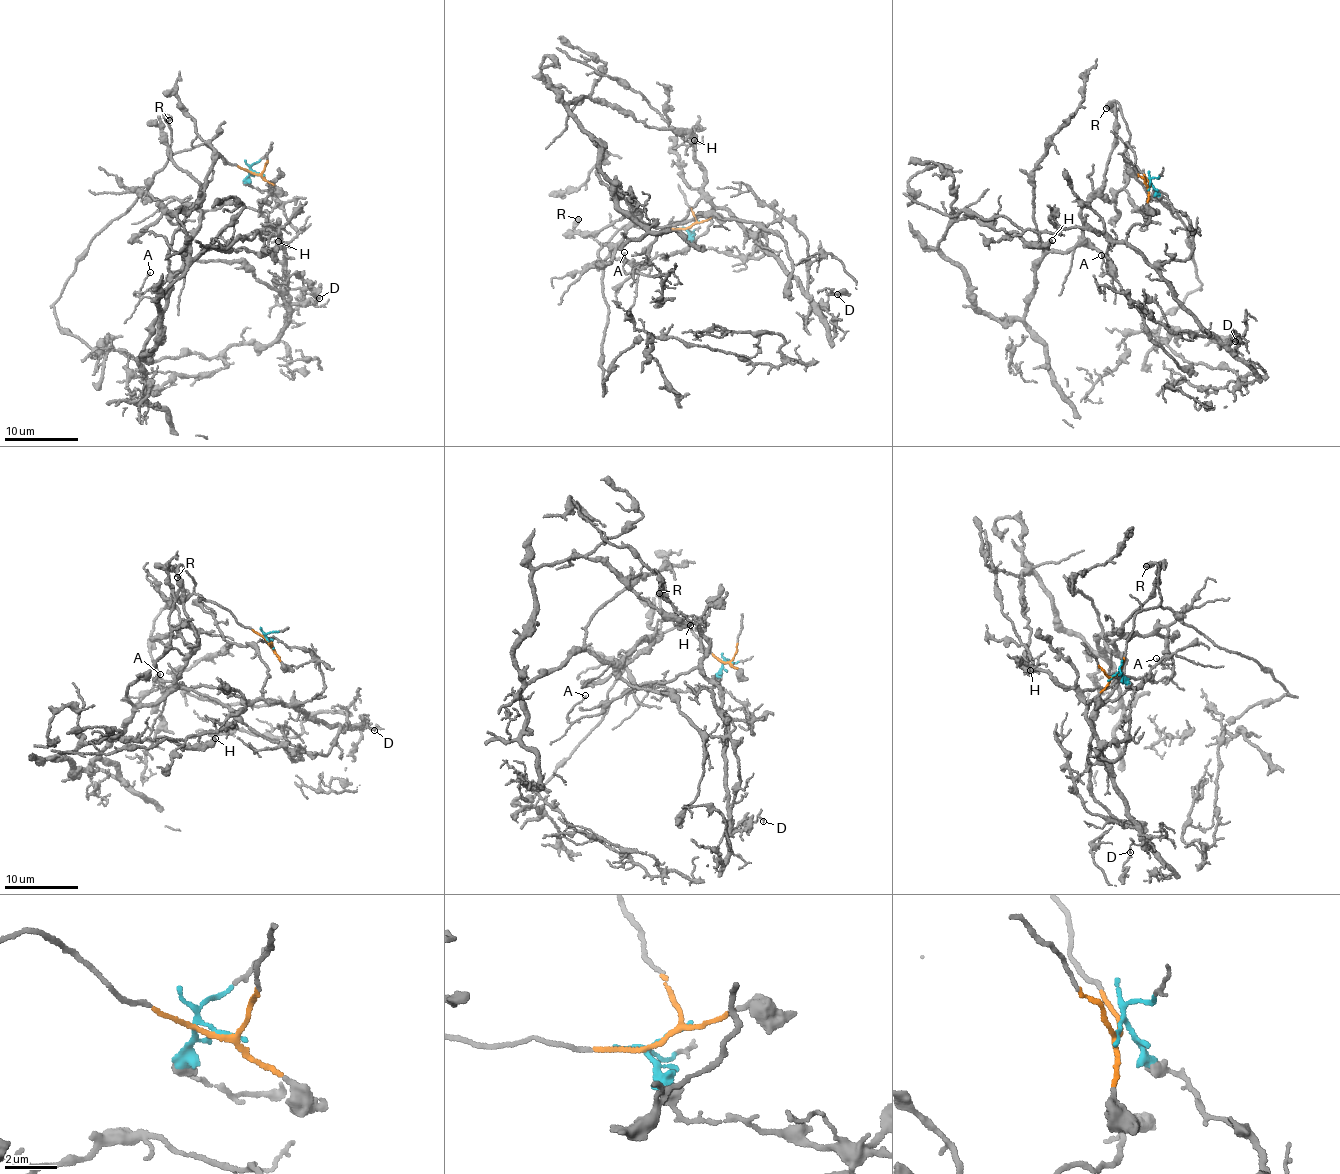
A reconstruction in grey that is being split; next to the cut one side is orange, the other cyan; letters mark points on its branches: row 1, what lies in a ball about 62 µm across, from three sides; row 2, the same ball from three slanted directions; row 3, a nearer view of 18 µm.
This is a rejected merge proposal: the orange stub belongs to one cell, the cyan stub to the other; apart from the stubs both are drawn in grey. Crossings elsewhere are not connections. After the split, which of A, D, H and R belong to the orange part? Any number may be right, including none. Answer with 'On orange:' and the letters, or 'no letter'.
On orange: R

